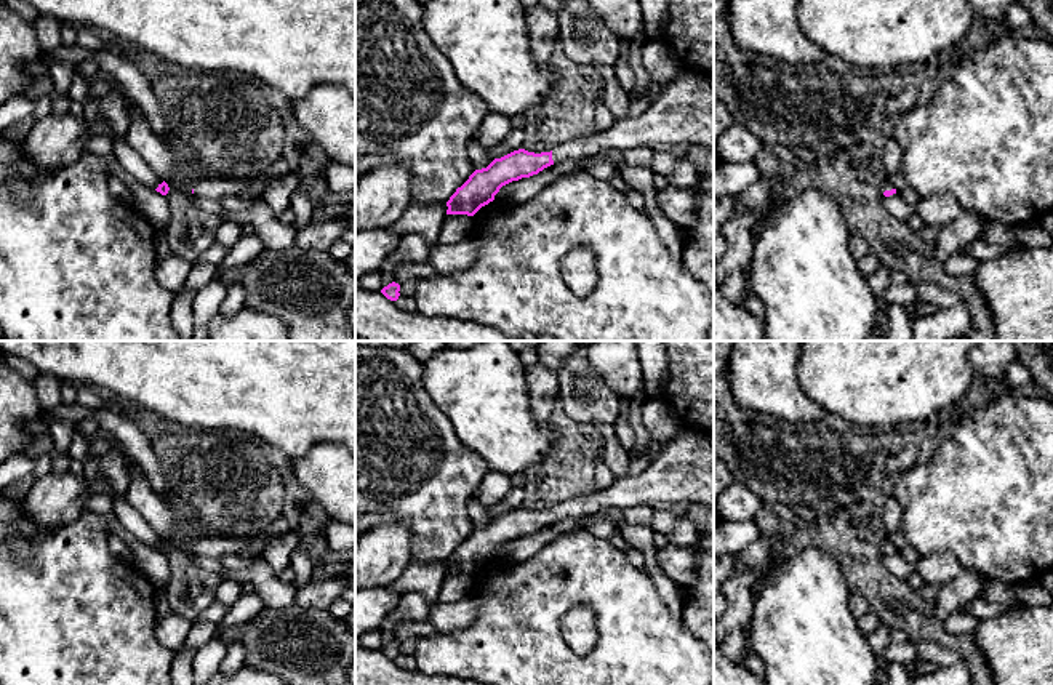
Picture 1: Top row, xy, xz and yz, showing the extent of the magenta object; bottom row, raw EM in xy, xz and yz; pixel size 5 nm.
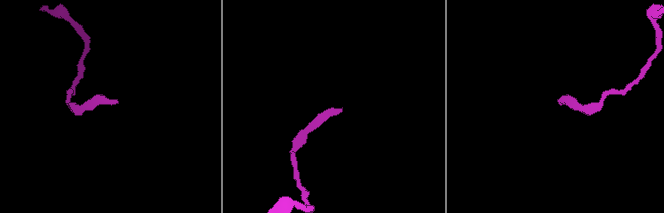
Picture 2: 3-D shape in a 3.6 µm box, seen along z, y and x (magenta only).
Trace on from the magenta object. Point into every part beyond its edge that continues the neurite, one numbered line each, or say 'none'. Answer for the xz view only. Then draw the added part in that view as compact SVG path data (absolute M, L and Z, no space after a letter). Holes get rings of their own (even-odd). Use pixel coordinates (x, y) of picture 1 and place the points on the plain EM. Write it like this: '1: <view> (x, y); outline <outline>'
1: xz (682, 471); outline M682 426L666 445L658 447L651 464L640 475L624 475L591 495L567 499L552 507L554 522L591 517L616 507L645 504L701 503L714 507L714 435Z

